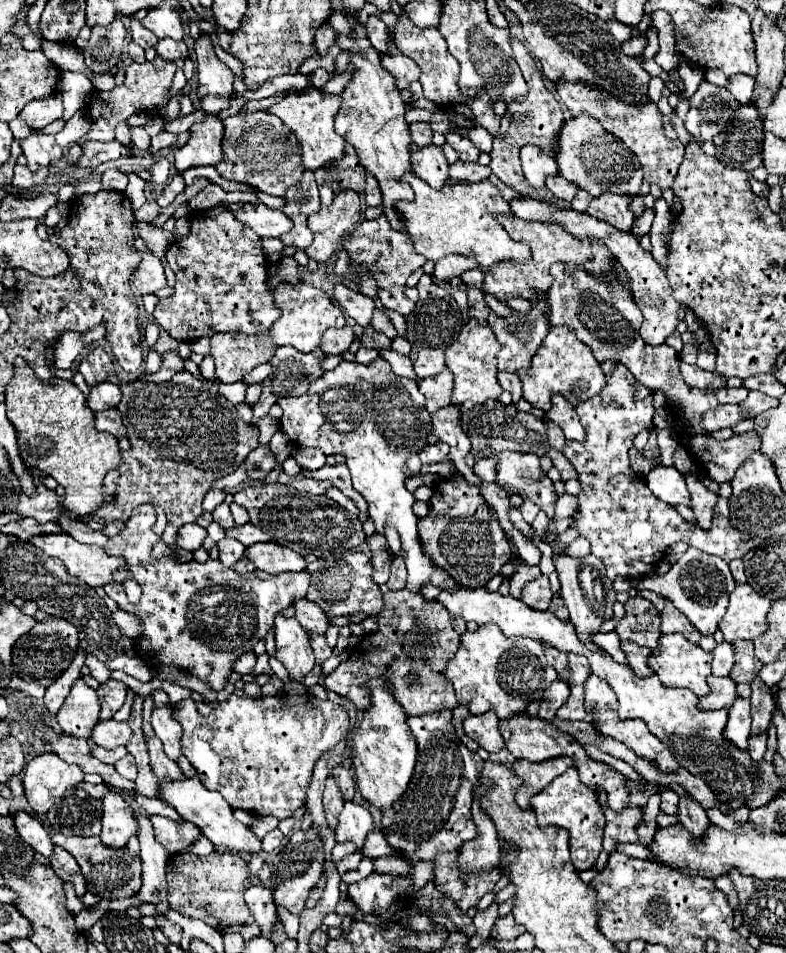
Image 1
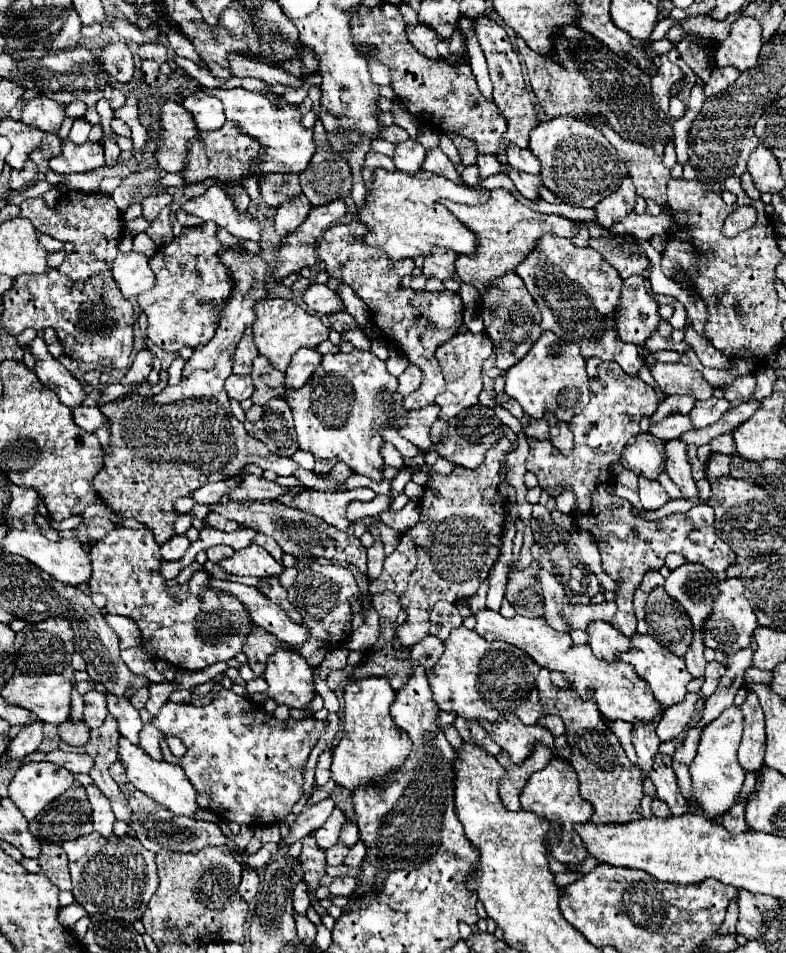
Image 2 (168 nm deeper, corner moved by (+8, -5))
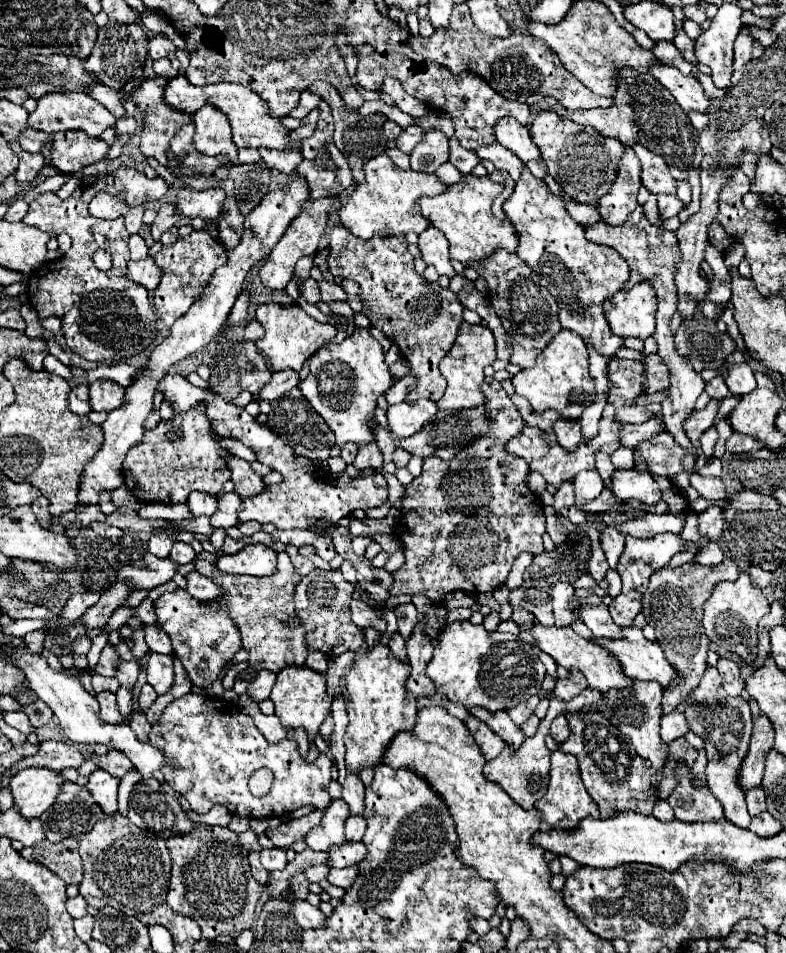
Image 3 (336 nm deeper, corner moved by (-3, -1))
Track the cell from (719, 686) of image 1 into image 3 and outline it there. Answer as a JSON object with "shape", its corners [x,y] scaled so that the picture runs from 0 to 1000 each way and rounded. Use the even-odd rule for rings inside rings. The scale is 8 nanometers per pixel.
{"shape":[[[855,747],[855,749],[847,749],[842,751],[842,766],[840,766],[840,772],[847,781],[852,781],[855,776],[865,774],[865,772],[873,772],[875,768],[875,758],[870,753],[870,749],[863,749],[863,747]]]}

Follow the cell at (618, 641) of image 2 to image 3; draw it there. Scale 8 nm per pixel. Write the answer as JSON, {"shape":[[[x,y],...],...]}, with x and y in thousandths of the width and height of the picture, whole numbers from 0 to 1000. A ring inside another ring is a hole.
{"shape":[[[740,634],[740,638],[735,640],[735,648],[751,659],[751,663],[756,667],[766,667],[766,669],[789,669],[789,657],[781,655],[774,636],[771,634]]]}

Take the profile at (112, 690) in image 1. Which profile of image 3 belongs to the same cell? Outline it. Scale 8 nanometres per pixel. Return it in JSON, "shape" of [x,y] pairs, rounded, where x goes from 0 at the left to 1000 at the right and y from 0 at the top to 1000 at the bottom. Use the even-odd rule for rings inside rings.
{"shape":[[[127,726],[122,730],[122,735],[127,737],[127,753],[130,758],[137,758],[137,760],[155,760],[158,753],[150,745],[150,739],[148,739],[148,730],[142,726]]]}

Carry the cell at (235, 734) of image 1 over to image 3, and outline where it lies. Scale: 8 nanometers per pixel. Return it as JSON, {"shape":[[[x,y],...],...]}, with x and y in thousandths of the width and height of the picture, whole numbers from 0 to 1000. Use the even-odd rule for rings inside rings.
{"shape":[[[244,726],[221,735],[193,762],[191,781],[214,791],[214,804],[206,808],[209,818],[239,839],[242,850],[249,854],[262,854],[272,844],[282,844],[300,856],[356,858],[389,844],[412,850],[422,839],[417,833],[422,818],[420,795],[407,791],[387,806],[374,776],[364,774],[354,781],[341,781],[318,751],[308,747],[295,749],[295,743],[282,741],[282,735]],[[331,806],[346,808],[349,823],[338,835],[326,837],[316,829],[316,816]]]}

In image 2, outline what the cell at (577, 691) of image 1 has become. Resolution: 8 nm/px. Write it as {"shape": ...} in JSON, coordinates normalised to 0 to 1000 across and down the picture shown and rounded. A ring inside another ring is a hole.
{"shape":[[[701,749],[701,751],[691,751],[686,756],[688,762],[693,762],[704,772],[714,772],[719,770],[719,760],[714,758],[714,753],[709,753],[709,749]]]}

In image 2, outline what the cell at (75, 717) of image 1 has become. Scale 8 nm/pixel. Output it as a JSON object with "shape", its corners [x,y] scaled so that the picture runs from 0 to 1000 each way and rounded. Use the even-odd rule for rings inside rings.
{"shape":[[[57,707],[57,709],[50,709],[50,714],[39,714],[37,709],[22,709],[19,714],[9,716],[9,720],[1,724],[1,730],[11,739],[39,745],[55,758],[78,762],[78,758],[83,758],[90,749],[90,724],[93,724],[93,718],[83,714],[78,707]]]}

